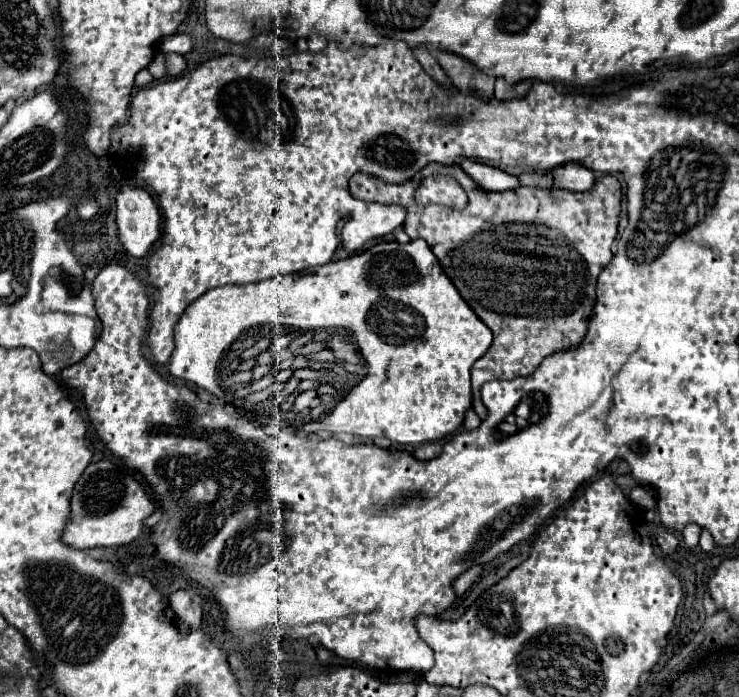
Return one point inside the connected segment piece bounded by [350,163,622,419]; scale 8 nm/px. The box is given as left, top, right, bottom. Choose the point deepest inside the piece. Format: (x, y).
(526, 260)

